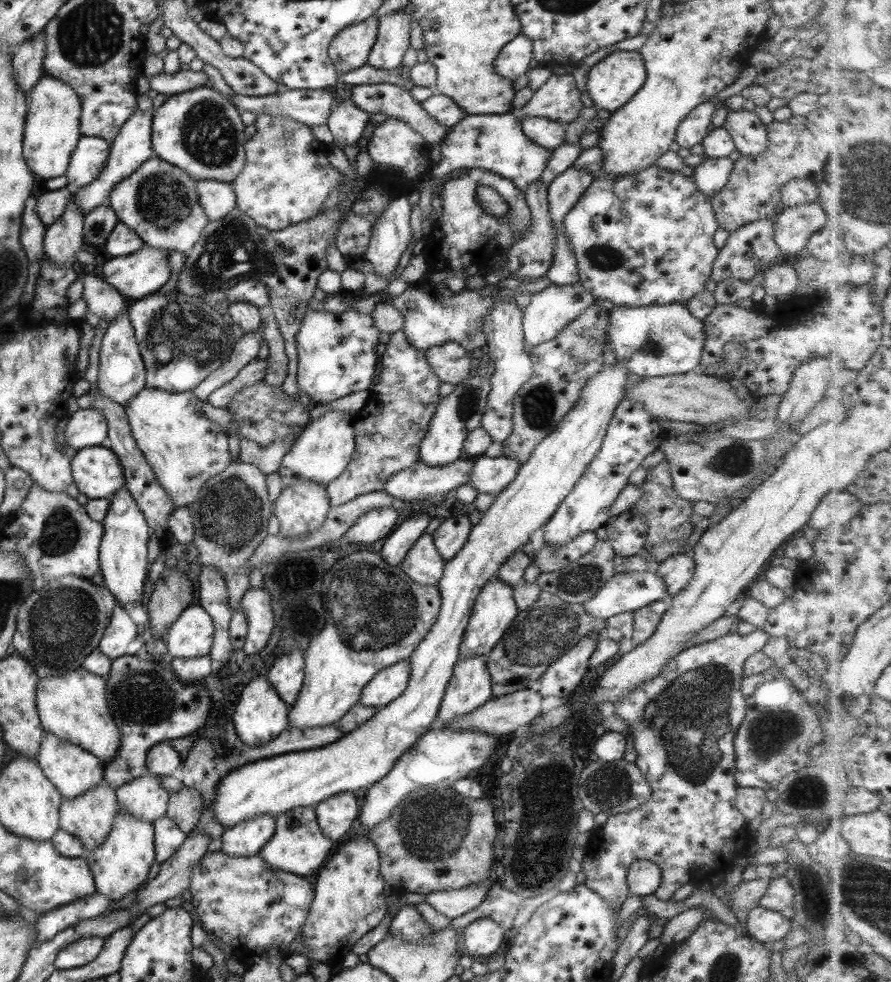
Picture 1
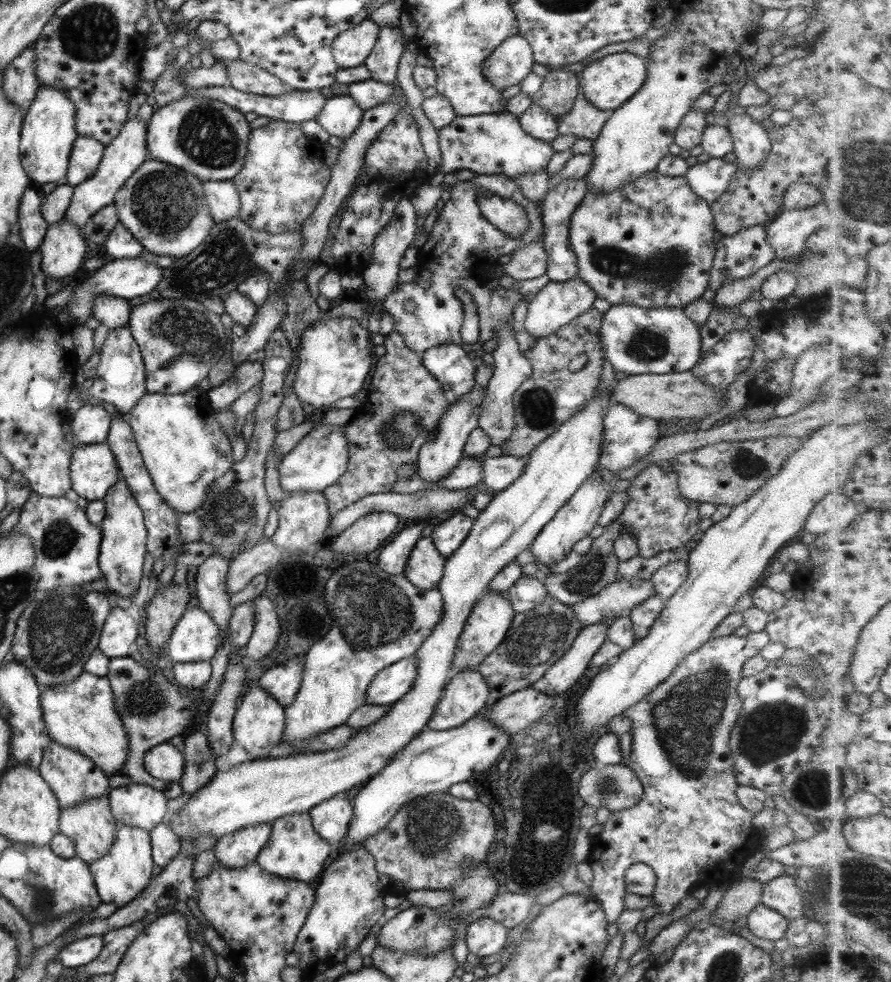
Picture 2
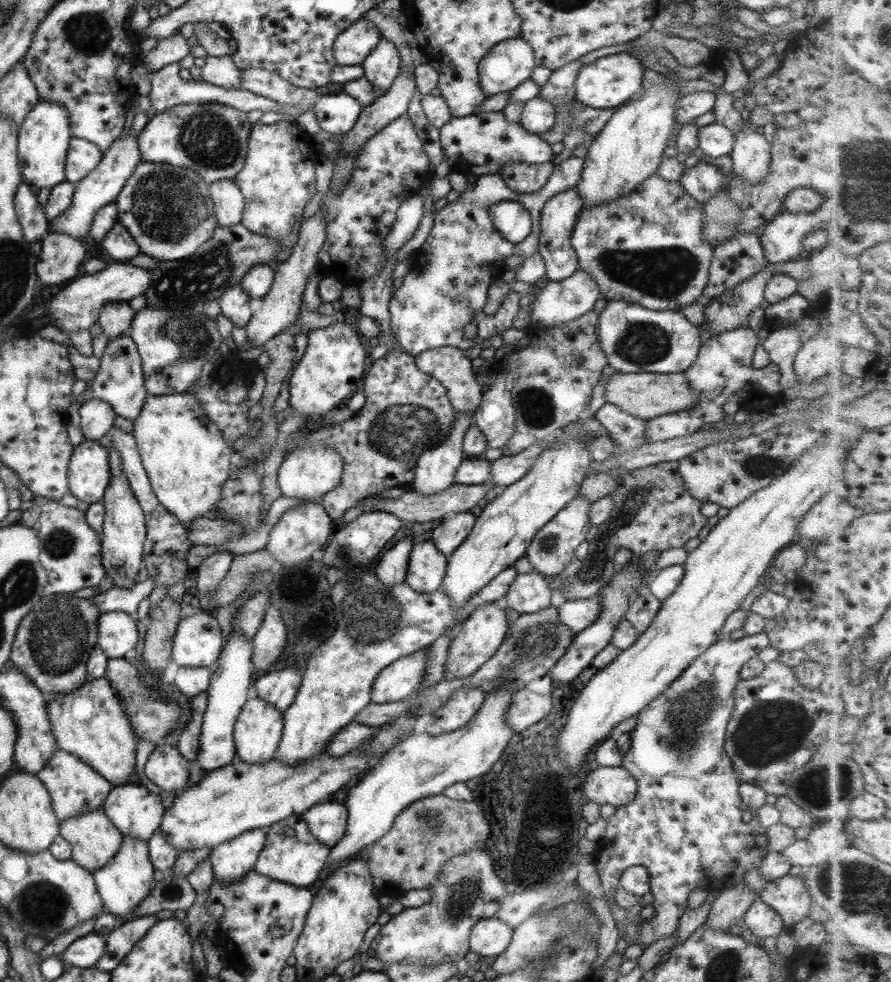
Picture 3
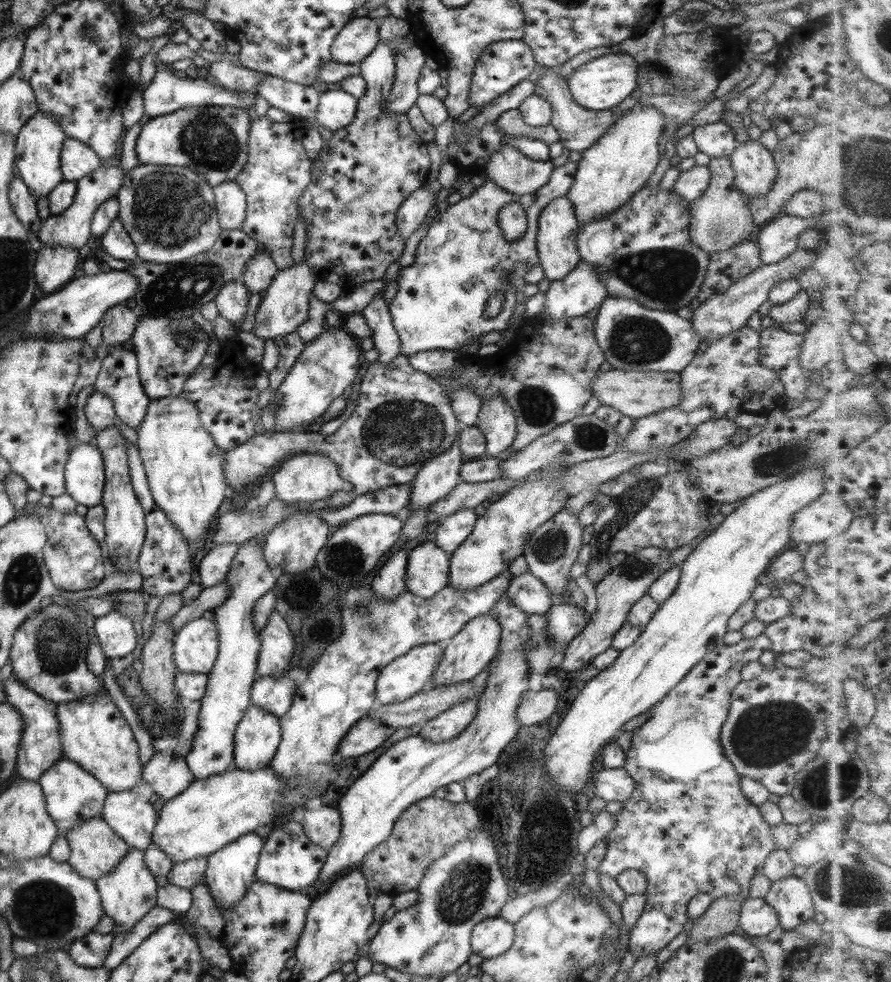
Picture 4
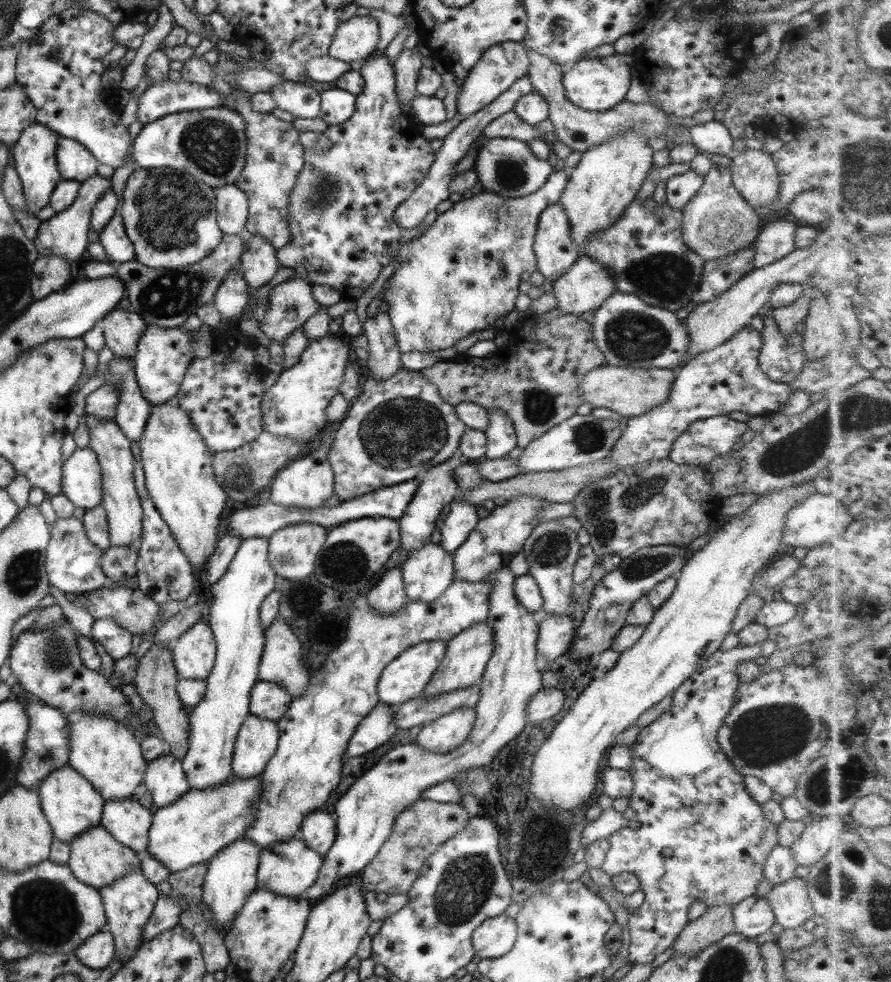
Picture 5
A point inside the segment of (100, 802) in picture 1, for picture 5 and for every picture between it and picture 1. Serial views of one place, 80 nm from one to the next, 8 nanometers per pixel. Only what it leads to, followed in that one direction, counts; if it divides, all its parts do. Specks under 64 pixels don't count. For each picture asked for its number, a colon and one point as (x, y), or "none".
2: (90, 826)
3: (93, 840)
4: (95, 850)
5: (95, 859)

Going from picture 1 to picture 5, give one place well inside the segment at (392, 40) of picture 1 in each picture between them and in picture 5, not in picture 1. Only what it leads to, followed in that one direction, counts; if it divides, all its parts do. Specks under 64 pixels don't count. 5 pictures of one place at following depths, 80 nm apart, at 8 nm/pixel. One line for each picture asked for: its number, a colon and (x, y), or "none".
2: (382, 62)
3: (380, 67)
4: (368, 168)
5: (340, 216)

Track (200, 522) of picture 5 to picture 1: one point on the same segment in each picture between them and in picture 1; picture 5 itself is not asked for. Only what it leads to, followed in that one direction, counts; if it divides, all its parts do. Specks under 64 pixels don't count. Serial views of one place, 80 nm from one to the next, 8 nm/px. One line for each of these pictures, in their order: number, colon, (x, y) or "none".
1: (184, 449)
2: (183, 448)
3: (186, 461)
4: (183, 470)

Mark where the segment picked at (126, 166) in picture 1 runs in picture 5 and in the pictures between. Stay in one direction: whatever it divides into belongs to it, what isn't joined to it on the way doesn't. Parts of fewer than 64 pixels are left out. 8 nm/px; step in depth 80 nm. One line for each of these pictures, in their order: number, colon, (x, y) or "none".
2: (125, 152)
3: (99, 187)
4: (71, 228)
5: (65, 234)

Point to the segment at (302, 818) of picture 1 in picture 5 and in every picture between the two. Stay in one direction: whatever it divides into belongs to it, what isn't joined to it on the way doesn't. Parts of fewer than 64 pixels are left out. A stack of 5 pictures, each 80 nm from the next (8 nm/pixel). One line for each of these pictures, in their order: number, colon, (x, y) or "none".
2: (293, 850)
3: (290, 854)
4: (288, 860)
5: (289, 868)

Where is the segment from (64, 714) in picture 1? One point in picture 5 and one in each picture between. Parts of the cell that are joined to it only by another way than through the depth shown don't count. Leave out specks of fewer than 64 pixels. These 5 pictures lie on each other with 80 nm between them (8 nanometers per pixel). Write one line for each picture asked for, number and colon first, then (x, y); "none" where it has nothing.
2: (79, 714)
3: (89, 723)
4: (93, 734)
5: (102, 751)

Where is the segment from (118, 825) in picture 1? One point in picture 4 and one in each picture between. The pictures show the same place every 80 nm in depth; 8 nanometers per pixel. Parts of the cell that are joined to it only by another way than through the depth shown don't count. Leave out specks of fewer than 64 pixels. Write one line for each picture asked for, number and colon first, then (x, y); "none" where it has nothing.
2: (125, 870)
3: (127, 879)
4: (128, 892)

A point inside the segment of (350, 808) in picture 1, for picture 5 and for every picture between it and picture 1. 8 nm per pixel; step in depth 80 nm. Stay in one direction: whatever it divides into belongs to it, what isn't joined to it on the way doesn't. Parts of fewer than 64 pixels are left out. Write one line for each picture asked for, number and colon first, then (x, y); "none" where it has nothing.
2: (330, 819)
3: (326, 822)
4: (322, 827)
5: (317, 831)

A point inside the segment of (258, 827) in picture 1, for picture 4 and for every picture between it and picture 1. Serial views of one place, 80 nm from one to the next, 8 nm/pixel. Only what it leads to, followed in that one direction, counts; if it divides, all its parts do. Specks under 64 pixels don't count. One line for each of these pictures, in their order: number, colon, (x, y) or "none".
2: (240, 848)
3: (230, 861)
4: (229, 873)

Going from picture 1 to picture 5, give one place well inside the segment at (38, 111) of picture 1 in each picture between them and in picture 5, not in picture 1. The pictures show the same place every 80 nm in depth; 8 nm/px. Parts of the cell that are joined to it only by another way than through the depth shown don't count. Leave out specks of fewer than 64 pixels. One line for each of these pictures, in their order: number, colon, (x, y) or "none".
2: (47, 132)
3: (42, 139)
4: (37, 146)
5: (33, 157)

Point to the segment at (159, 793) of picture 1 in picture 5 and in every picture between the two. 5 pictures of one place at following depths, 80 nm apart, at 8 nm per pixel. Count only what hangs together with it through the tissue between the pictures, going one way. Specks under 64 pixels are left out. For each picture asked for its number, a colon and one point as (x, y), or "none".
2: (136, 805)
3: (132, 810)
4: (132, 819)
5: (128, 822)

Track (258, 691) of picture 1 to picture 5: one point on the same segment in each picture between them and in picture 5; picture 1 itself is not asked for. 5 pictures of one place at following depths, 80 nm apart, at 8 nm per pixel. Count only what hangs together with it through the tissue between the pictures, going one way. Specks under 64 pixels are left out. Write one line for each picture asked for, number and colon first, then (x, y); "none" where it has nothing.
2: (257, 725)
3: (256, 733)
4: (257, 734)
5: (255, 743)

